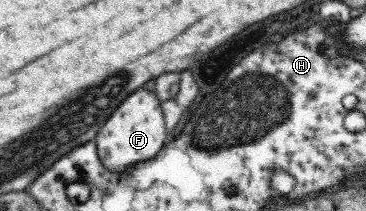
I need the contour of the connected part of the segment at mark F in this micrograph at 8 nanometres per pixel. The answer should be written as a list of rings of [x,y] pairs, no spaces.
[[[141,88],[108,117],[94,142],[100,163],[106,171],[128,173],[130,167],[154,159],[164,149],[166,139],[168,139],[168,130],[161,102],[156,97],[156,93]]]

